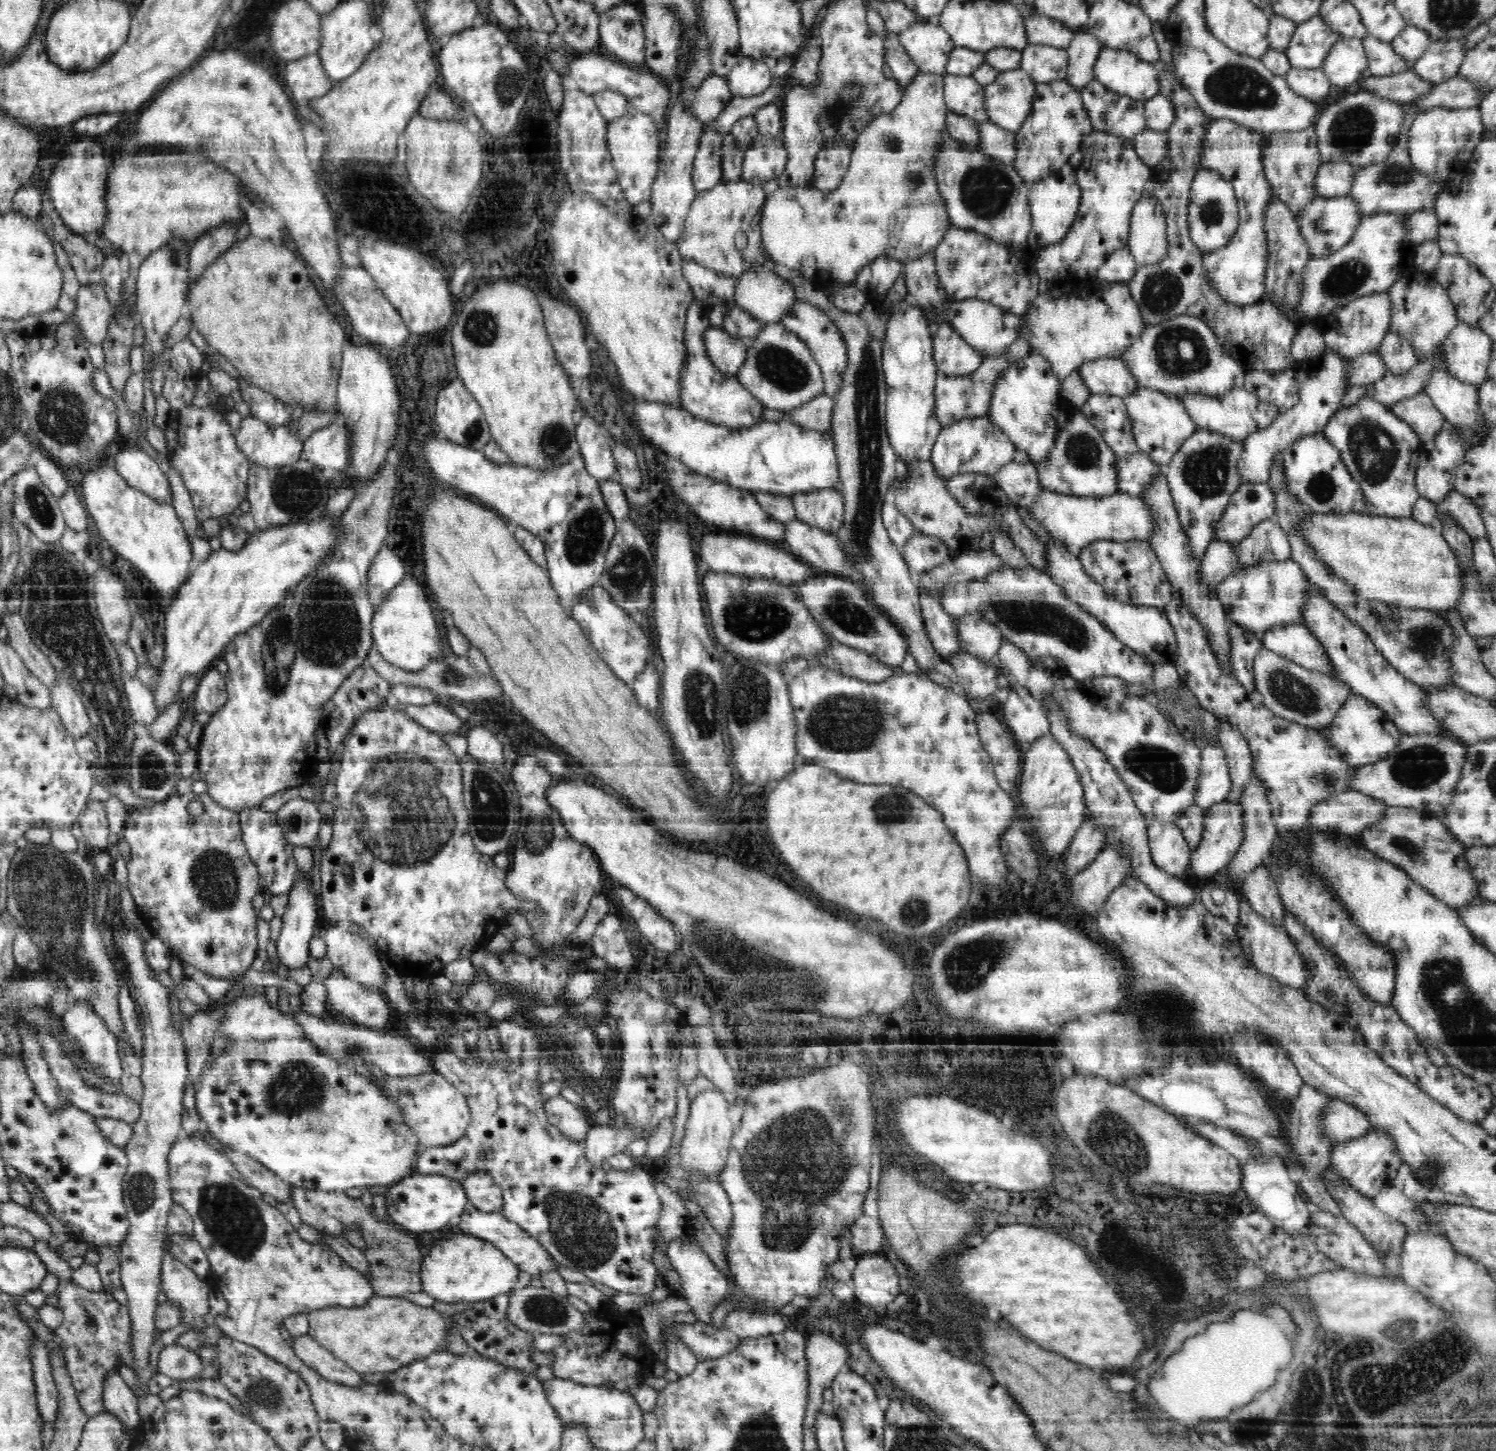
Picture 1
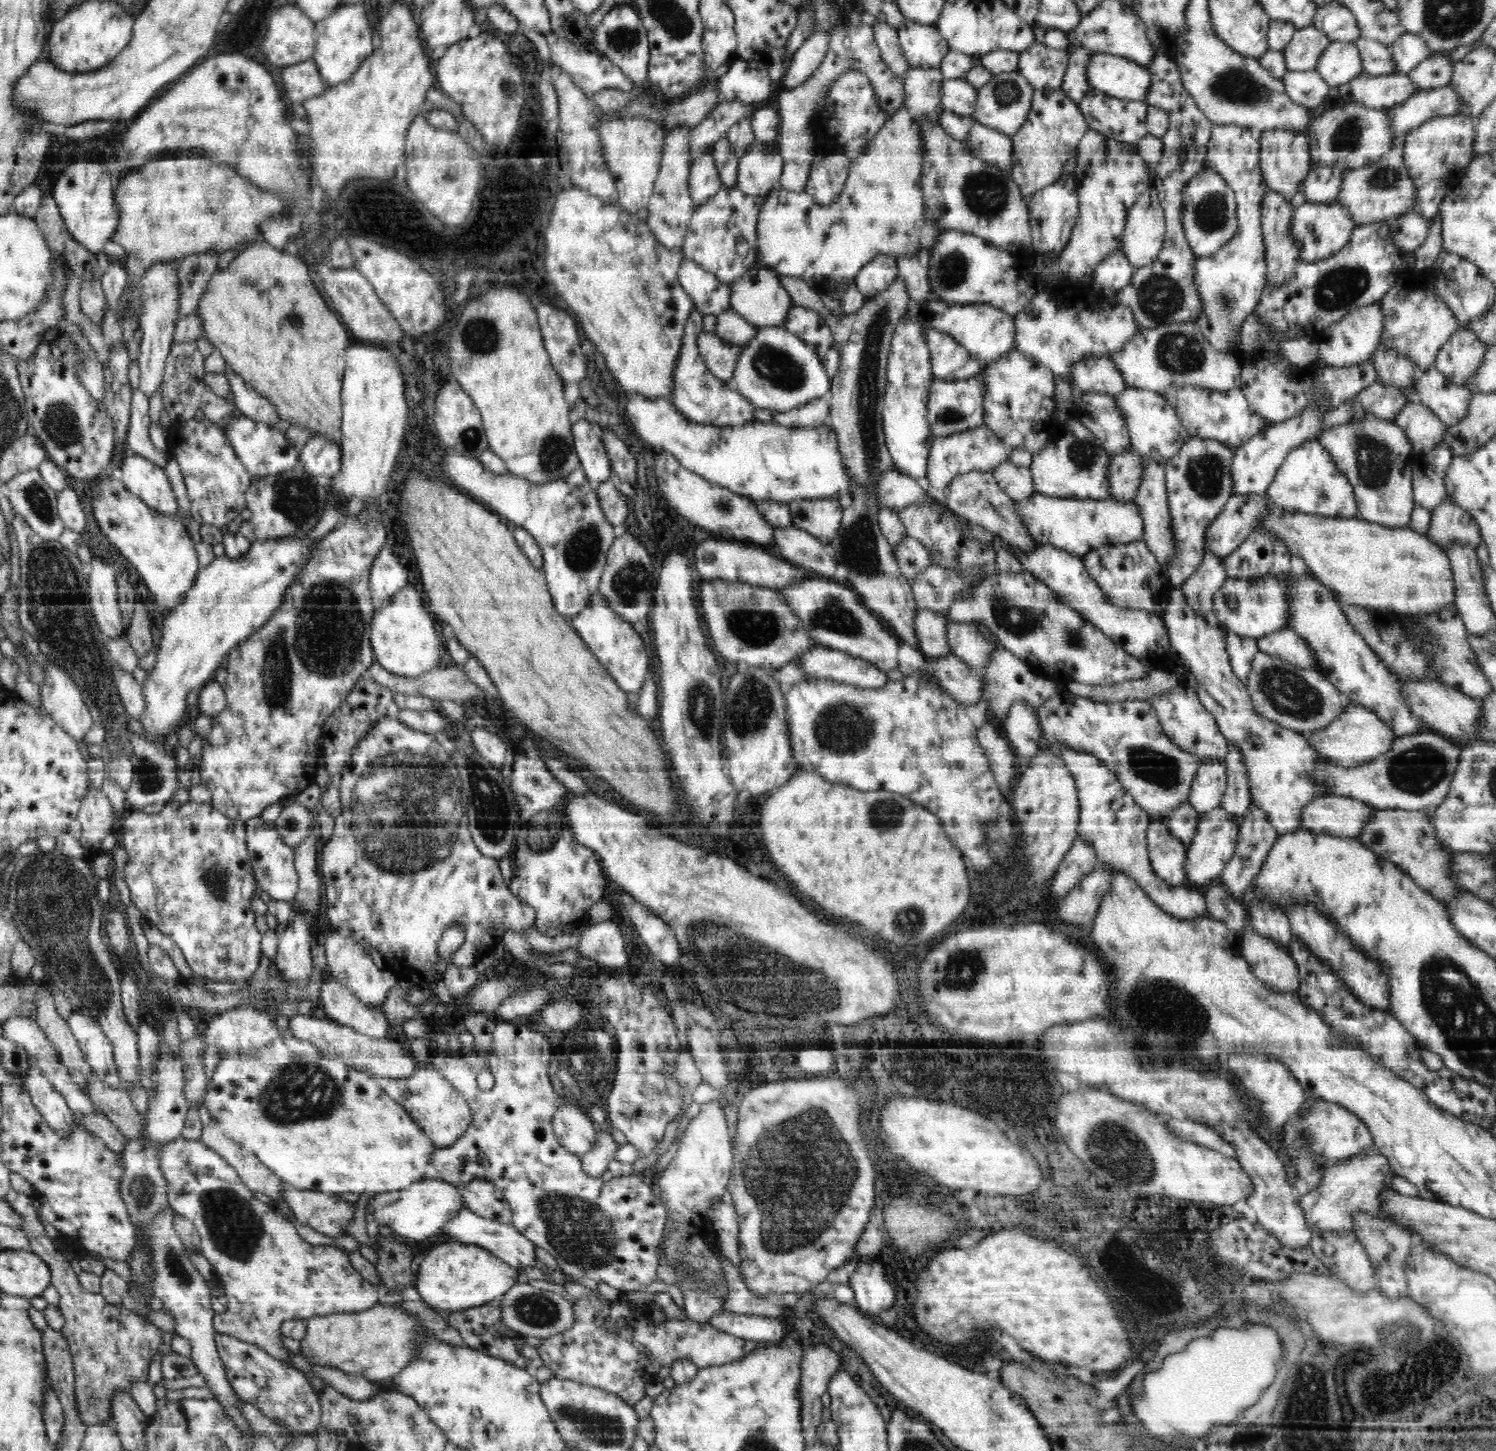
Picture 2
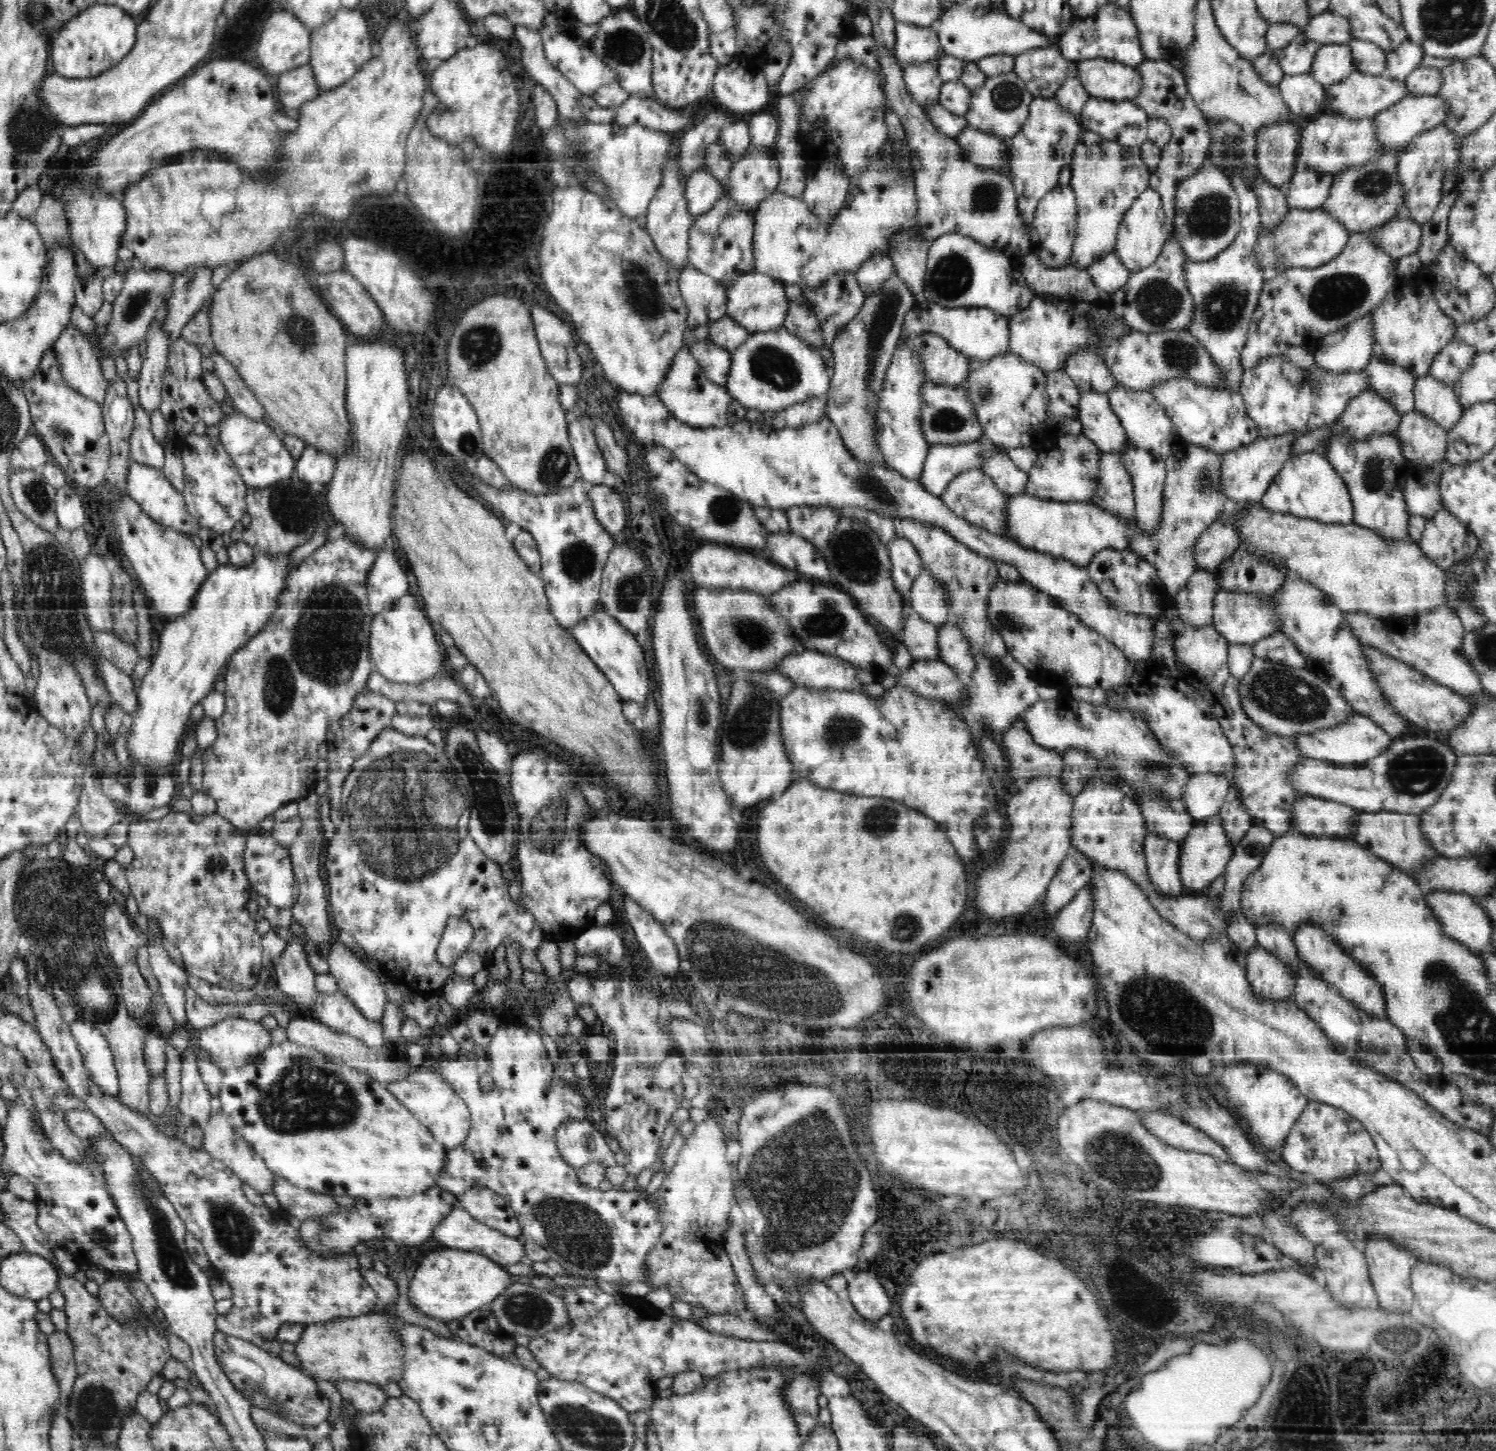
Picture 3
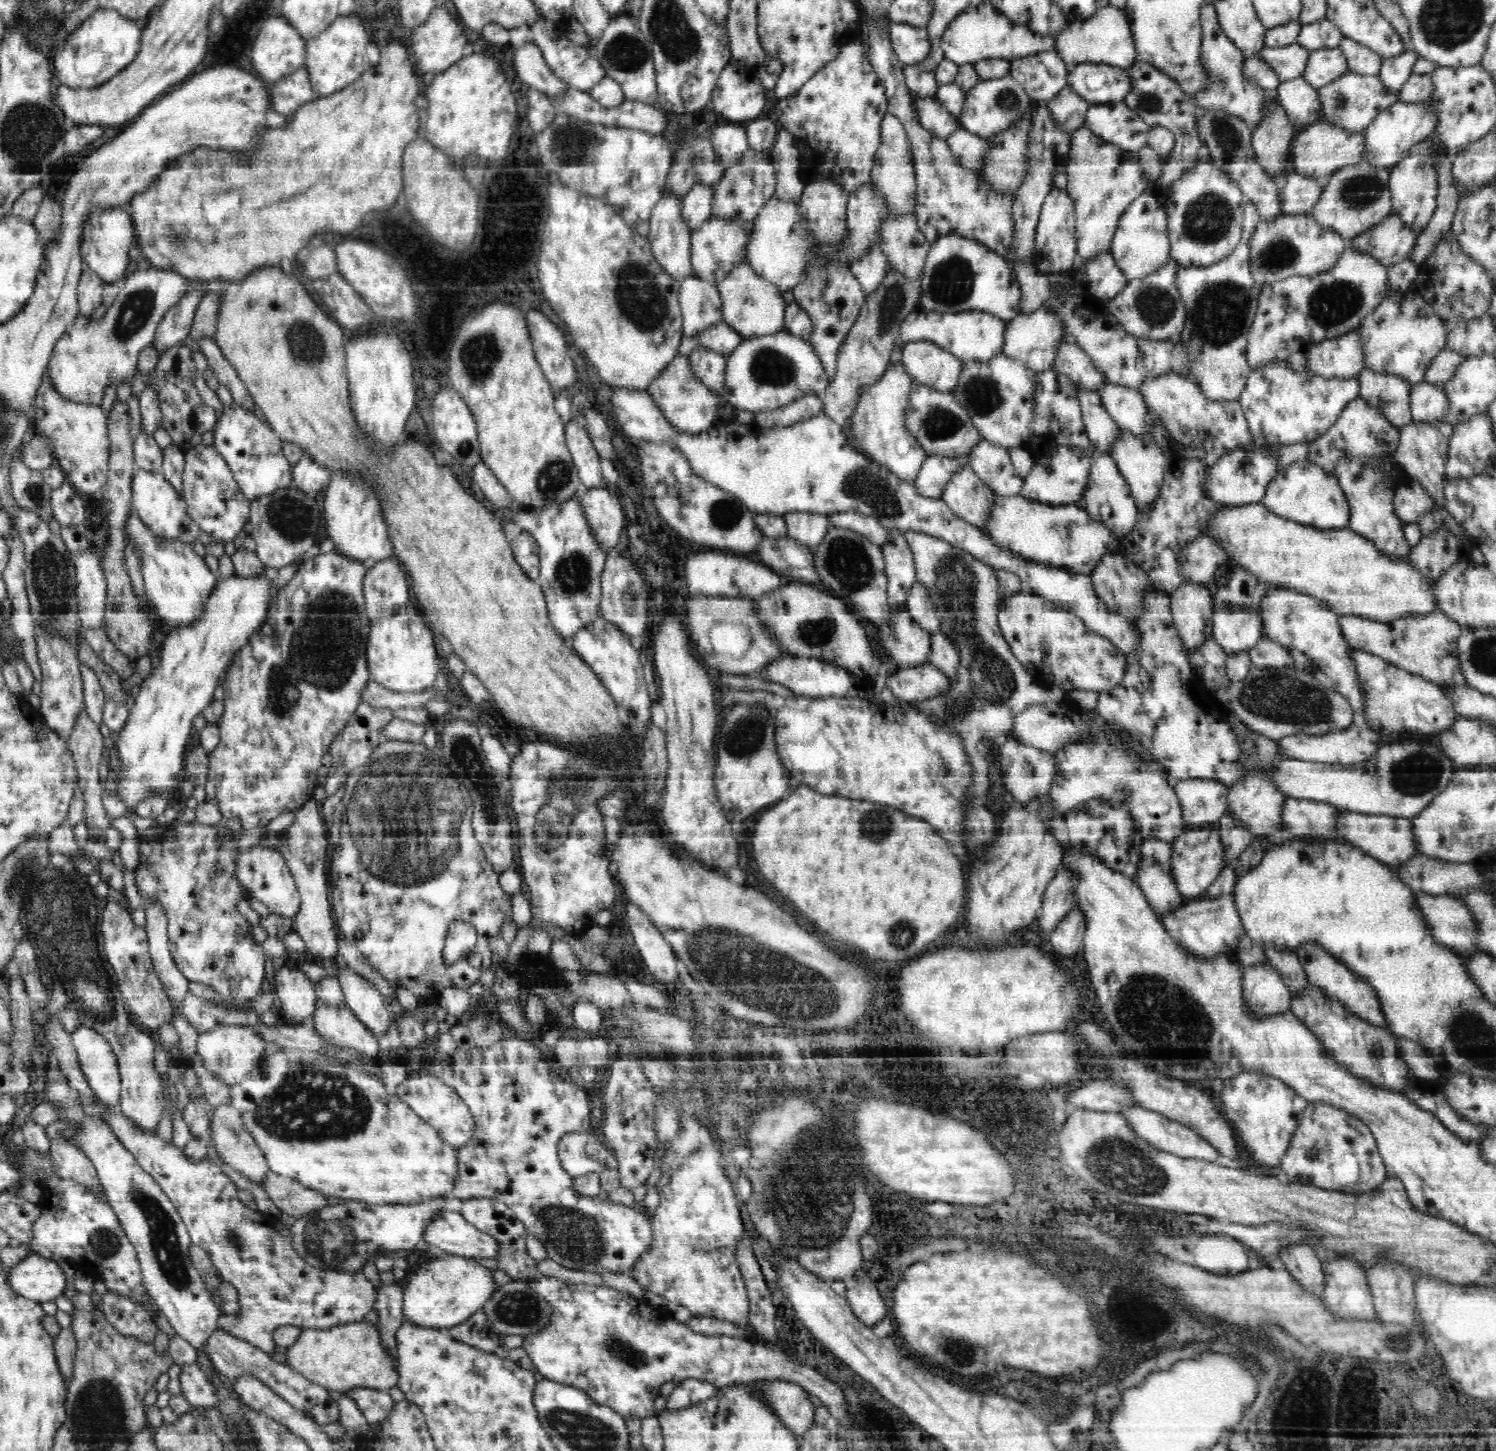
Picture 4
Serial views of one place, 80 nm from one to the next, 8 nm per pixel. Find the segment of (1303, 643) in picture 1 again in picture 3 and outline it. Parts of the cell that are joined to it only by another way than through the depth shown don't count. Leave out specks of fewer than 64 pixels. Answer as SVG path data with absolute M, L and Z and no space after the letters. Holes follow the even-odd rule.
M1271 634L1252 645L1254 658L1267 662L1284 663L1292 668L1305 668L1302 654L1295 650L1294 643L1284 634Z

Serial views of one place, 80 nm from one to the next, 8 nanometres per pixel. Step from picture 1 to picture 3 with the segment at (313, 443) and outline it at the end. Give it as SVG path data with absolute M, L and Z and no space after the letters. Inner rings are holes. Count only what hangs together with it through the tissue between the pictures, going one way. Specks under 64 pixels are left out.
M307 446L300 458L295 460L294 474L298 475L302 482L324 487L334 478L336 462L330 455L315 450L314 446Z

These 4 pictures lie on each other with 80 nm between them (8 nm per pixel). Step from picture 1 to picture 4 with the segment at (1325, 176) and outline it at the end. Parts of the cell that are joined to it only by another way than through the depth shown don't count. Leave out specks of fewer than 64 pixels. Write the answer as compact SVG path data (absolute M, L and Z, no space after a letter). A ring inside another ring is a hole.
M1288 173L1280 181L1279 196L1282 209L1280 214L1304 214L1319 202L1325 186L1314 177Z

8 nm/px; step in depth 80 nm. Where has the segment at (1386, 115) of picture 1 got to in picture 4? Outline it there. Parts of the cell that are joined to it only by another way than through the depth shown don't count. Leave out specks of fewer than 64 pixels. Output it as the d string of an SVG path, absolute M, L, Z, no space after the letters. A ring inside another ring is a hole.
M1320 120L1308 128L1299 130L1291 147L1292 164L1294 164L1296 173L1317 179L1330 176L1344 166L1358 164L1362 161L1366 150L1366 132L1348 136L1347 132L1342 132L1338 127L1331 127Z

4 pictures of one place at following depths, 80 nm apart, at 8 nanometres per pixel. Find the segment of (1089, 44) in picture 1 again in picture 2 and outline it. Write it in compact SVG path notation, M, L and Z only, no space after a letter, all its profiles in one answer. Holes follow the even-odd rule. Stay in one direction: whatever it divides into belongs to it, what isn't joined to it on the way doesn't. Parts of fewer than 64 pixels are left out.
M1076 47L1069 52L1067 72L1060 88L1063 88L1065 94L1077 104L1076 106L1080 104L1080 100L1091 86L1087 78L1087 71L1092 57L1093 54L1084 47Z

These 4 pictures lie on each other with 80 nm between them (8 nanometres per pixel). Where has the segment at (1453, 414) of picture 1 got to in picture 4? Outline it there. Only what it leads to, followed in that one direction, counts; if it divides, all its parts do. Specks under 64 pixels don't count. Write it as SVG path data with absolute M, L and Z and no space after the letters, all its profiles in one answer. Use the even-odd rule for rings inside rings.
M1426 381L1411 385L1410 412L1413 422L1434 425L1447 437L1453 433L1453 428L1443 422L1448 412L1443 385L1432 385Z

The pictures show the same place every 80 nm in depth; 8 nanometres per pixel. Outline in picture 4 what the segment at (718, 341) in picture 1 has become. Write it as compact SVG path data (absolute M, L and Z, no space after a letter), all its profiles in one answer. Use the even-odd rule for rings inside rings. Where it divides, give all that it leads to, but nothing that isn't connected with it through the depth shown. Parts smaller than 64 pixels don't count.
M697 346L688 359L694 378L700 379L712 393L721 394L725 385L727 357L718 351Z

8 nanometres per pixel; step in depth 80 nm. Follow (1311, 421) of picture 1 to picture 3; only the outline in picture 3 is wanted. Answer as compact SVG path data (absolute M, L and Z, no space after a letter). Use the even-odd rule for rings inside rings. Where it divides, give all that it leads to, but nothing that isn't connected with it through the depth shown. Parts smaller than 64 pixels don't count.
M1291 434L1258 438L1250 444L1224 453L1220 473L1222 473L1222 491L1226 493L1228 503L1233 505L1234 502L1260 501L1284 462L1291 457L1290 450L1298 438L1300 436L1291 436Z

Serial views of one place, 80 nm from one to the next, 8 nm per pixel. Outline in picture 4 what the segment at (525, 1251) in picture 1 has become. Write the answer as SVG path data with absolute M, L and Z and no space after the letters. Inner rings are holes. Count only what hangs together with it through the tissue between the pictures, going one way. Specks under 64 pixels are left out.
M441 1211L426 1226L423 1239L431 1250L442 1249L466 1259L496 1258L500 1254L500 1243L468 1223L460 1211Z

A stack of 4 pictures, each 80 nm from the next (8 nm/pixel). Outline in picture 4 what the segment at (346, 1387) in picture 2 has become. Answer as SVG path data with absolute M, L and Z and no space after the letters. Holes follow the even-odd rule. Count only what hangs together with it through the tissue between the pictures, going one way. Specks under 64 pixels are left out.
M358 1387L346 1391L345 1395L356 1402L369 1423L382 1423L392 1415L395 1401L390 1397L389 1391Z

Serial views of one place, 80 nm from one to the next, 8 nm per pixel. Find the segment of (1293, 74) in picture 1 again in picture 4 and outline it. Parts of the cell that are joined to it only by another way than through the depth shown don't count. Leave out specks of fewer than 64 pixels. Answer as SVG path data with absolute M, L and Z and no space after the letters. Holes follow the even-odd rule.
M1303 76L1281 82L1275 95L1298 130L1308 128L1321 120L1318 90L1312 88Z

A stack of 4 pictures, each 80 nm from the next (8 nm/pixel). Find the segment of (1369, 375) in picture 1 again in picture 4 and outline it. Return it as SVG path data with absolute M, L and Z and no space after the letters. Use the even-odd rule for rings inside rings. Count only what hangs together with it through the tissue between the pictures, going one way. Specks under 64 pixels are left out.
M1274 361L1252 369L1245 387L1239 396L1239 403L1246 415L1250 436L1256 446L1272 447L1273 445L1291 445L1296 443L1312 443L1322 436L1338 420L1345 405L1359 397L1360 381L1358 377L1341 379L1326 378L1310 370L1298 372L1290 368L1287 361Z

